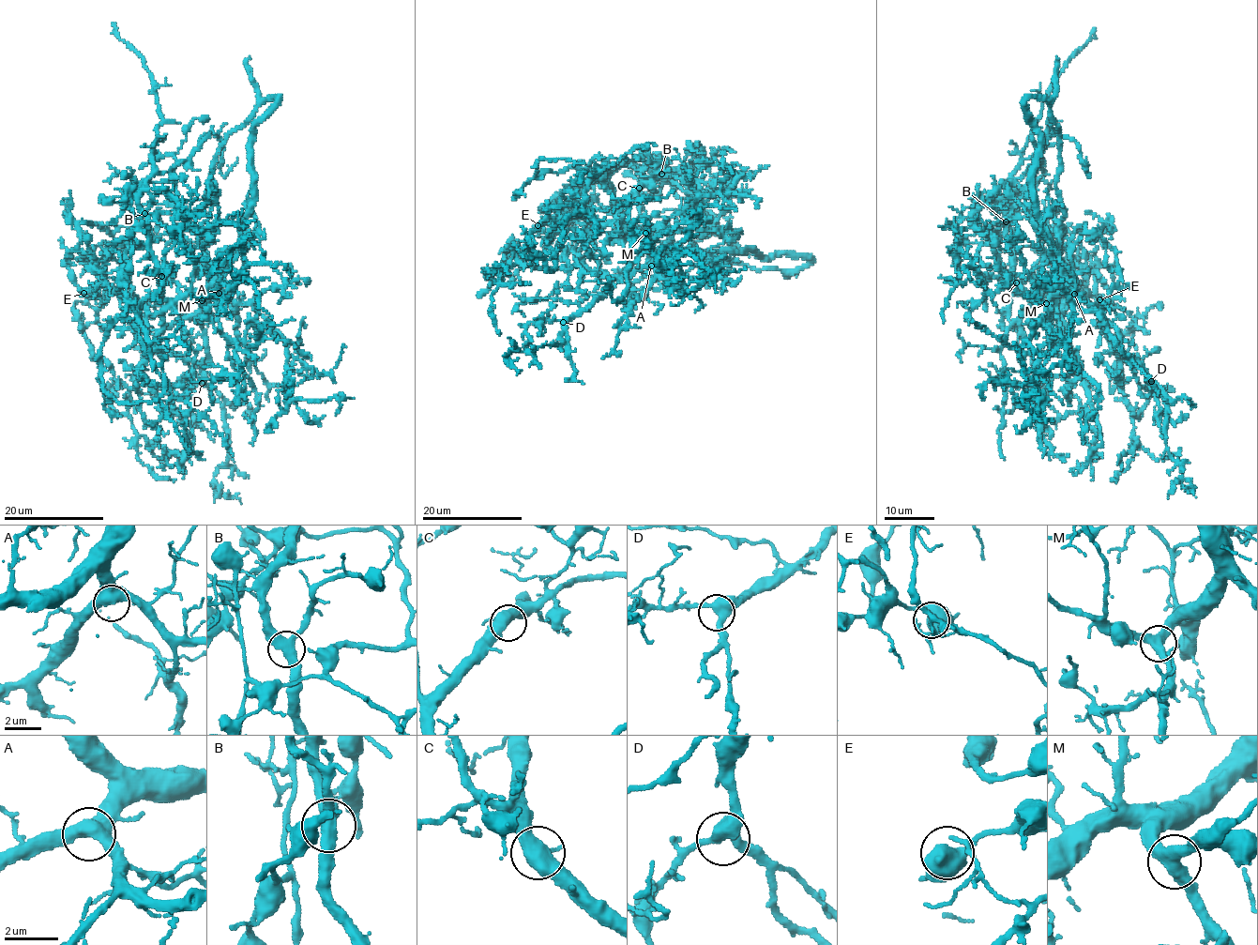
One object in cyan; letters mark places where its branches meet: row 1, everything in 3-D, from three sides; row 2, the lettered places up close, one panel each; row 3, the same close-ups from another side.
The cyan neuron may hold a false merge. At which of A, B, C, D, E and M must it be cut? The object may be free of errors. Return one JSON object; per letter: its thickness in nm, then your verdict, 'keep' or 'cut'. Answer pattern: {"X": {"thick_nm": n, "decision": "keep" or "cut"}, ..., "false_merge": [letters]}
{"A": {"thick_nm": 440, "decision": "keep"}, "B": {"thick_nm": 460, "decision": "keep"}, "C": {"thick_nm": 480, "decision": "keep"}, "D": {"thick_nm": 400, "decision": "keep"}, "E": {"thick_nm": 480, "decision": "keep"}, "M": {"thick_nm": 440, "decision": "keep"}, "false_merge": []}

